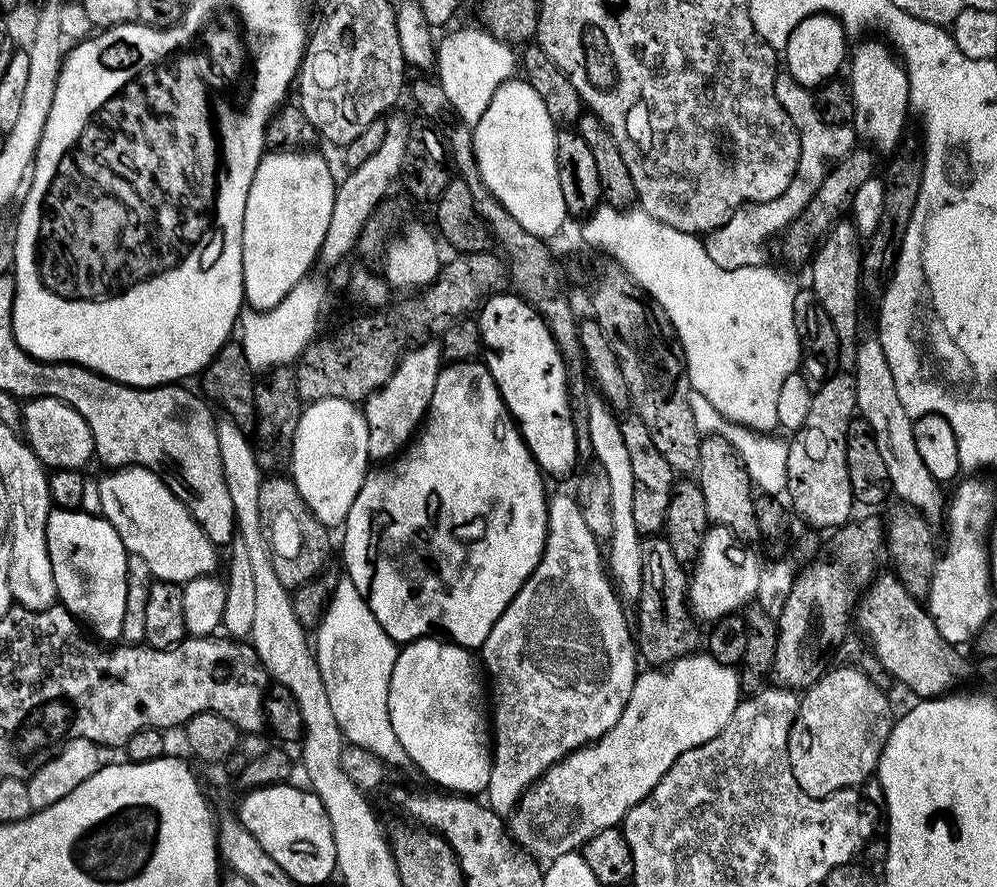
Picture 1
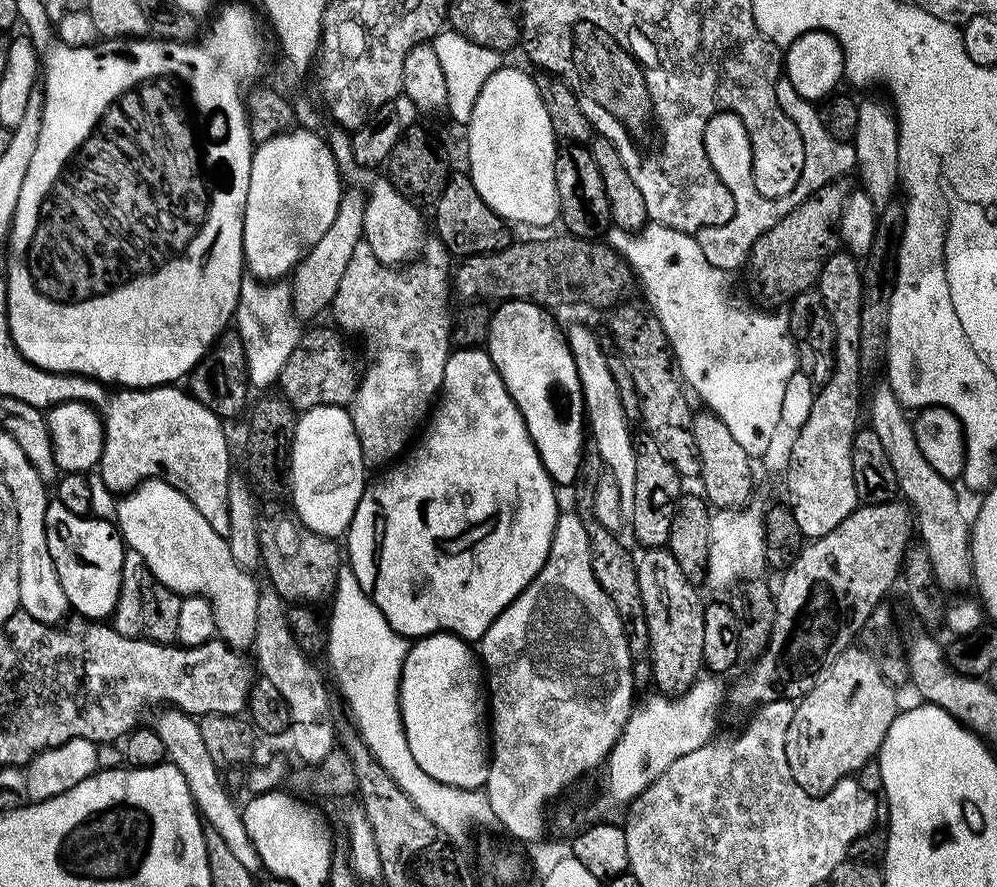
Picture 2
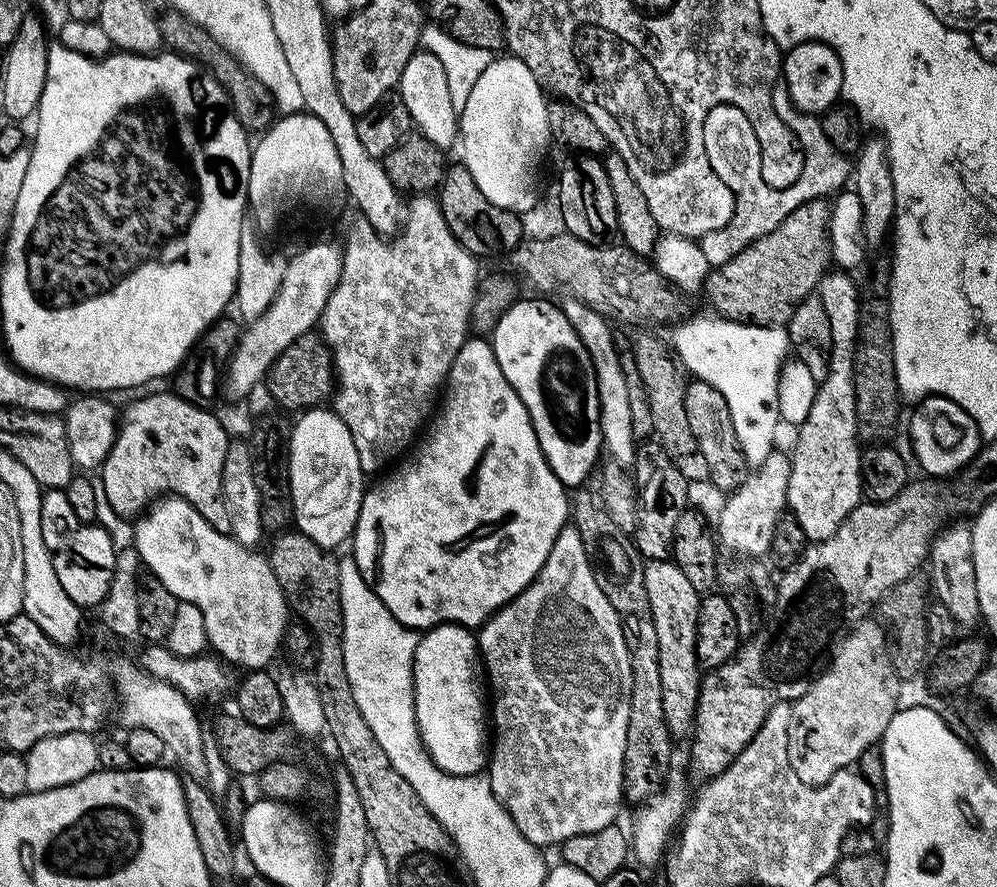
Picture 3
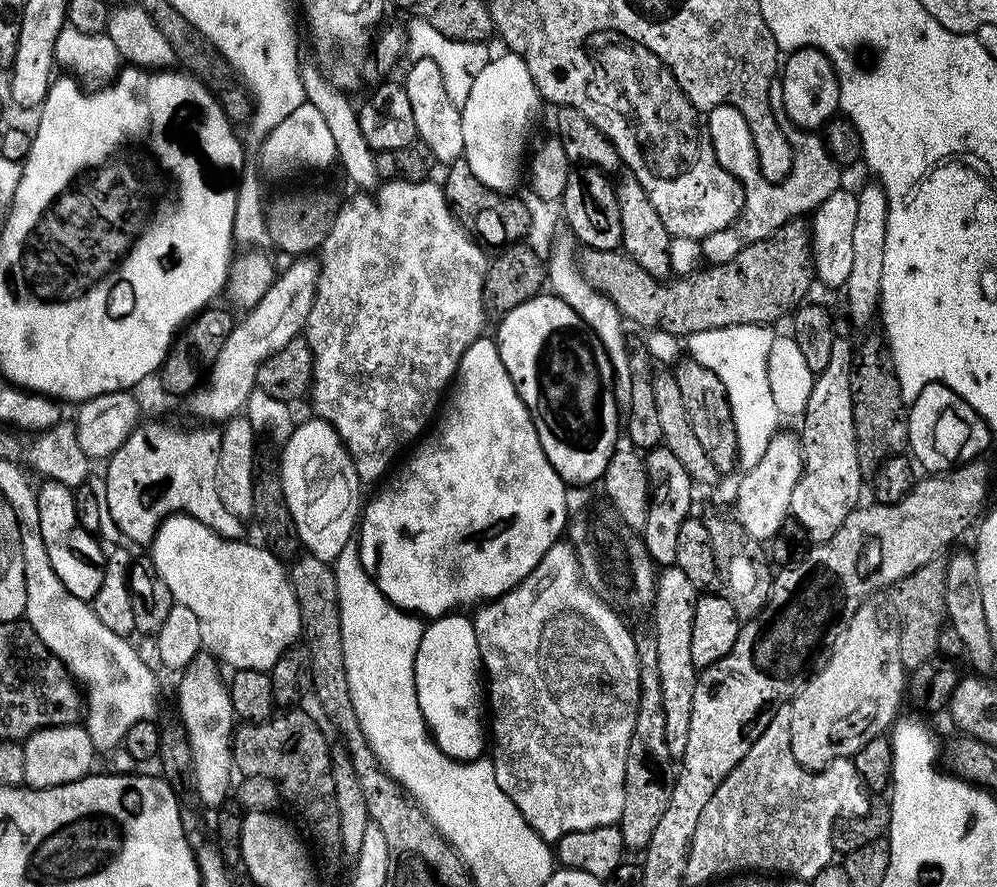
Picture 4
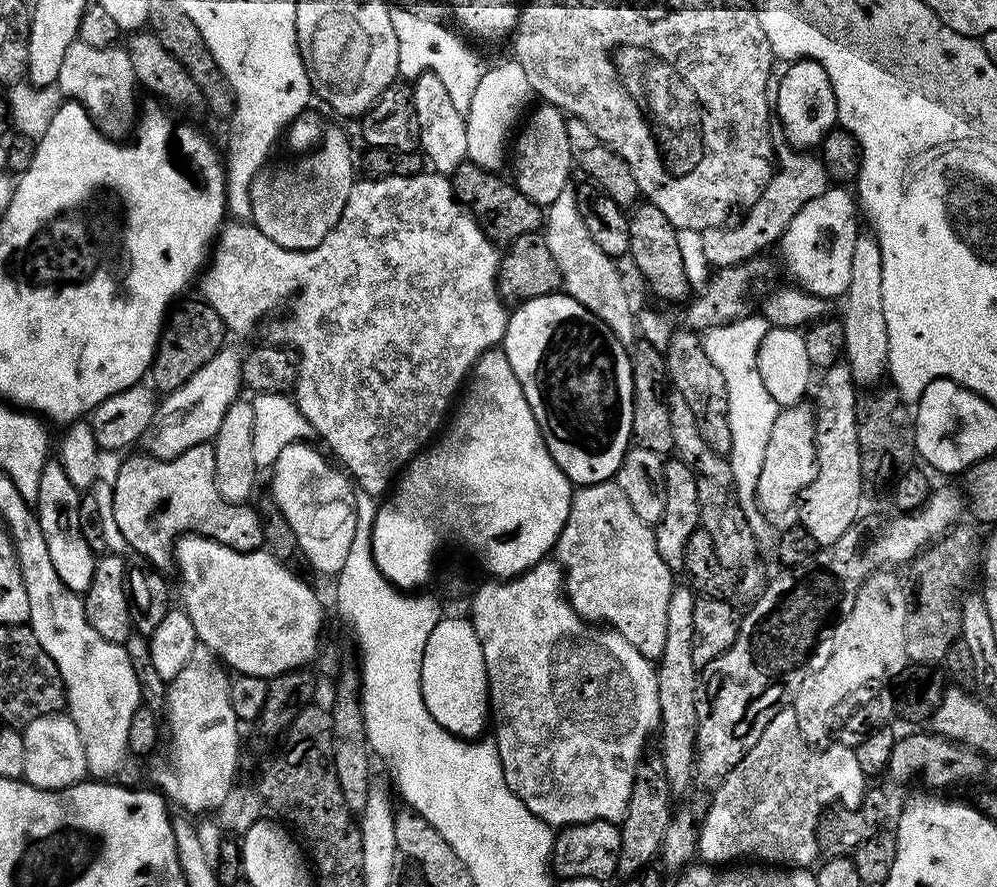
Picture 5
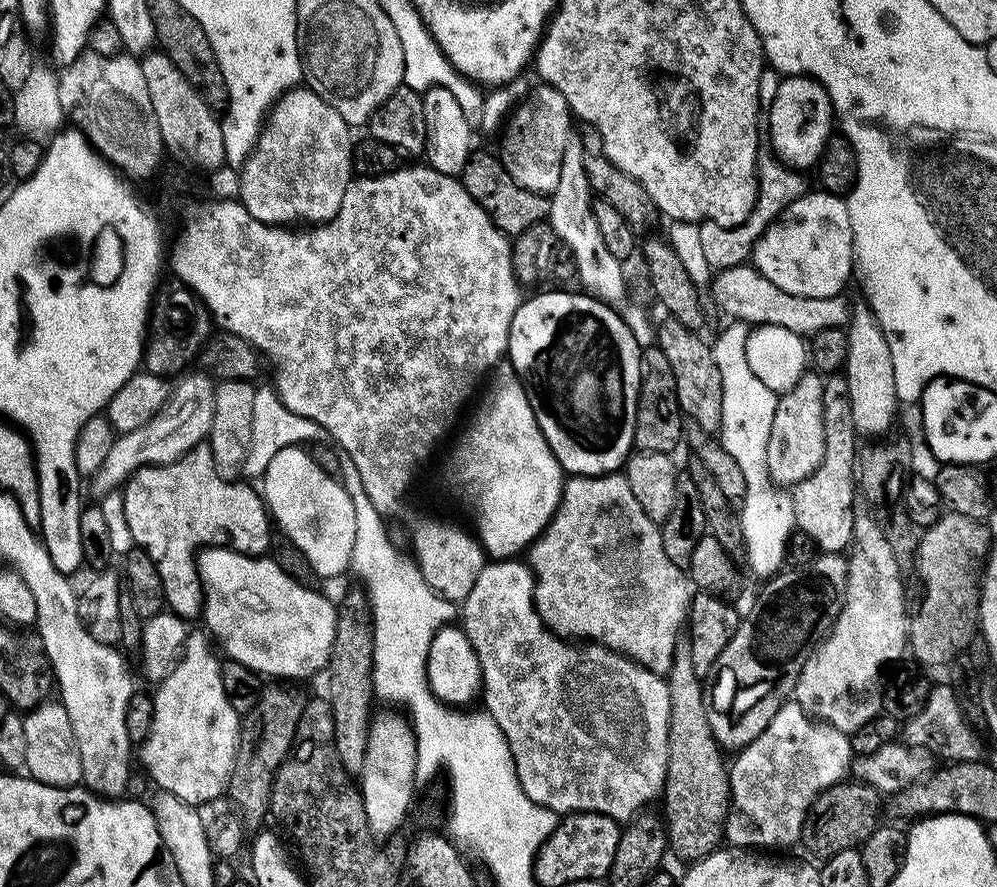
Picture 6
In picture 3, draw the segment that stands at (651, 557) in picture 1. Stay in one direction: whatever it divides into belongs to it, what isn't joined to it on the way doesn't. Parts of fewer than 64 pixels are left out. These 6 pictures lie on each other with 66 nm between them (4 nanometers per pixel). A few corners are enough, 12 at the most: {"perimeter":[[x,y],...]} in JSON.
{"perimeter":[[671,559],[647,561],[662,708],[673,737],[695,721],[702,599]]}

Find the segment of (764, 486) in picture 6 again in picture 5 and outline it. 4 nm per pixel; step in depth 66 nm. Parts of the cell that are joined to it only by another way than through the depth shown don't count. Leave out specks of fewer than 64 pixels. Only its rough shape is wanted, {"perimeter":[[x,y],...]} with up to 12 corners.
{"perimeter":[[769,323],[703,333],[726,378],[734,495],[757,534],[756,487],[778,405],[758,374]]}

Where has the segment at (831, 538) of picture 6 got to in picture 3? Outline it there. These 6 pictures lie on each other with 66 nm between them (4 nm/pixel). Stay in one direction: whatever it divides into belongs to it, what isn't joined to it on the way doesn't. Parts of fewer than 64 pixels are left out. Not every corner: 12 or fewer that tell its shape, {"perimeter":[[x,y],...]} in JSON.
{"perimeter":[[861,289],[818,295],[830,366],[790,451],[787,511],[810,542],[862,503],[854,402]]}

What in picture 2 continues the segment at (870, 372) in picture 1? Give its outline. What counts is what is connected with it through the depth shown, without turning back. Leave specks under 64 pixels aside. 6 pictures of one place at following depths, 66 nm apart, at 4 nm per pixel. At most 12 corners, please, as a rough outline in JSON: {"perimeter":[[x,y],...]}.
{"perimeter":[[886,382],[870,396],[919,543],[945,593],[971,589],[970,516],[918,450]]}

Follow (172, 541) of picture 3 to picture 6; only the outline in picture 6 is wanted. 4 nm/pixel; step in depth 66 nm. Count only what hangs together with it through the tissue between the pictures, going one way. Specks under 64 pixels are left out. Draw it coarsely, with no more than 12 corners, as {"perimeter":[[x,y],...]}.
{"perimeter":[[196,557],[207,635],[261,677],[323,673],[337,605],[275,559]]}

